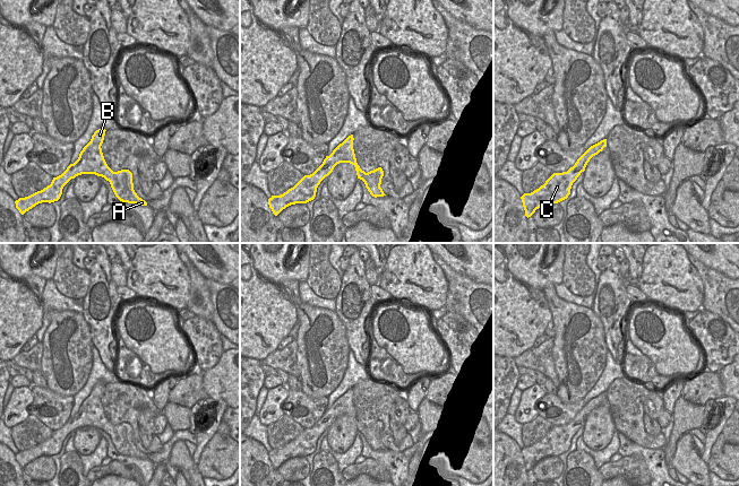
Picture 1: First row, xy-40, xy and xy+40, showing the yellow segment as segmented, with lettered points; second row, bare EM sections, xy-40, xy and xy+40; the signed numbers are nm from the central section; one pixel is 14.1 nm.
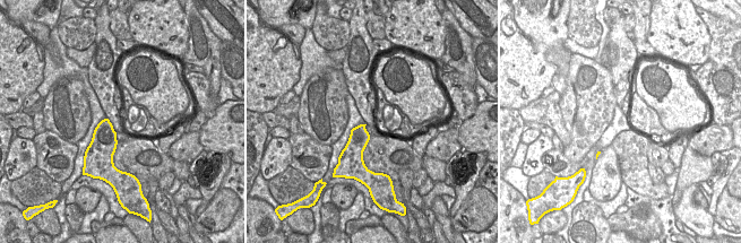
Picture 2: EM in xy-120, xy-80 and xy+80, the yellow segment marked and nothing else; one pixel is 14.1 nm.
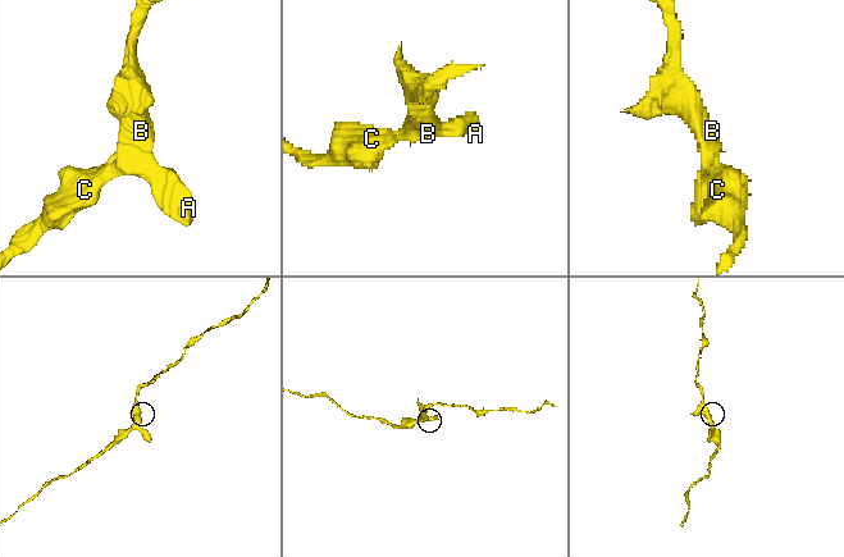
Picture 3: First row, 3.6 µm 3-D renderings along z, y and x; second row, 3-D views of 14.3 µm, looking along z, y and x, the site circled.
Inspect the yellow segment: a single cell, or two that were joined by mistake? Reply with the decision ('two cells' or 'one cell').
one cell

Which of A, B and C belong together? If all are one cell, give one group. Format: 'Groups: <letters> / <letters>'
Groups: A B C.

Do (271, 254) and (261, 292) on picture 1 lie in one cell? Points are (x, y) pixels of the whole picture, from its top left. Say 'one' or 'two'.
two

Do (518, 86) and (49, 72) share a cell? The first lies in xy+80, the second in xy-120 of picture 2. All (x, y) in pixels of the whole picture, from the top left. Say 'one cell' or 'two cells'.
two cells

